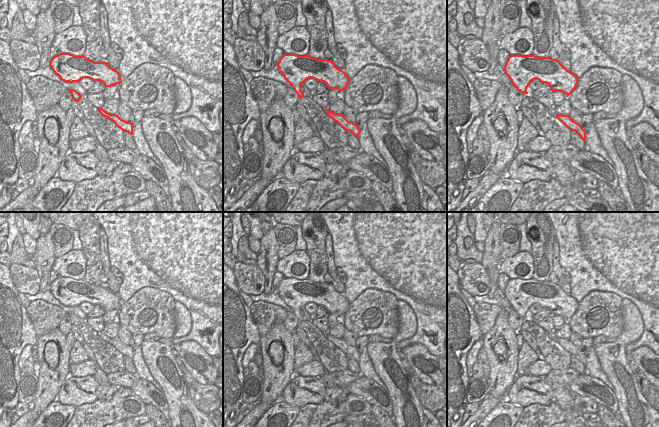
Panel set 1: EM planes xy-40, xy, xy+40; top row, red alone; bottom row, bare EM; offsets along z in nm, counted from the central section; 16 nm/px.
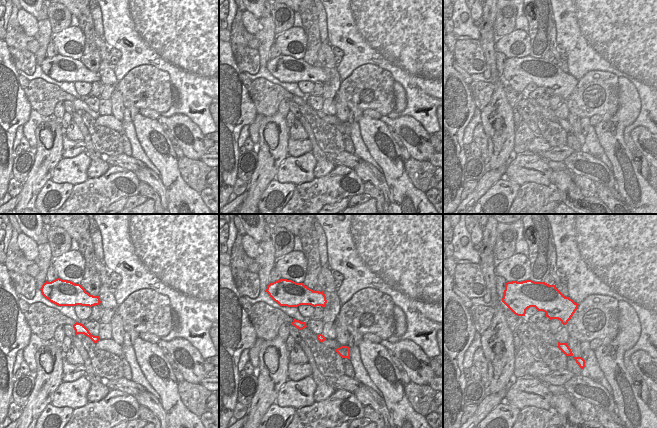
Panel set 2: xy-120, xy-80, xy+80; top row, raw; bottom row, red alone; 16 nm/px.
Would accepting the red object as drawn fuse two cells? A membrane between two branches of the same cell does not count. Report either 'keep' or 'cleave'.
keep

